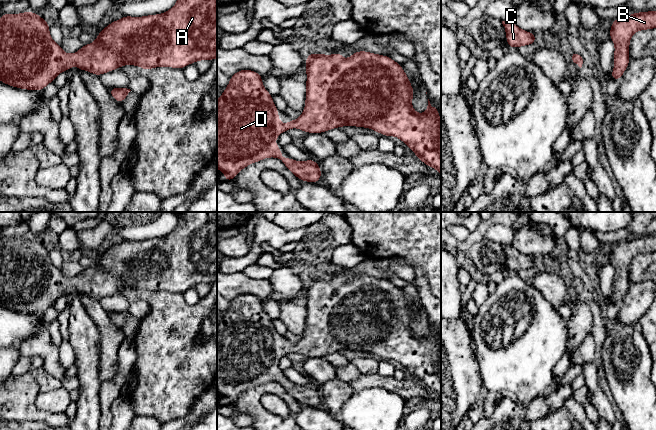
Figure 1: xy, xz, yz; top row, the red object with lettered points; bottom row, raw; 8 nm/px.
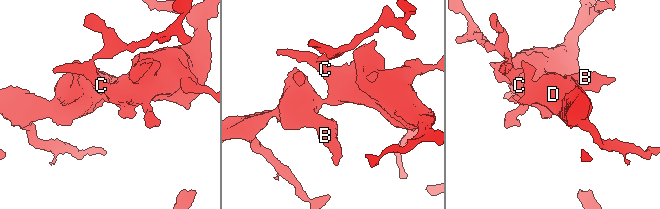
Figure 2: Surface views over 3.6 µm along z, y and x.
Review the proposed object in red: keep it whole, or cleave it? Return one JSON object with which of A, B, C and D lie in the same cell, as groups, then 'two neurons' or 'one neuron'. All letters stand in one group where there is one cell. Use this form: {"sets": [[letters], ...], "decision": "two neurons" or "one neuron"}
{"sets": [["A", "B", "C", "D"]], "decision": "one neuron"}

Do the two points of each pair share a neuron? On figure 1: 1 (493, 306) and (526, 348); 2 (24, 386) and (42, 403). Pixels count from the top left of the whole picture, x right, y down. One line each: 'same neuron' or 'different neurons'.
1: same neuron
2: different neurons

